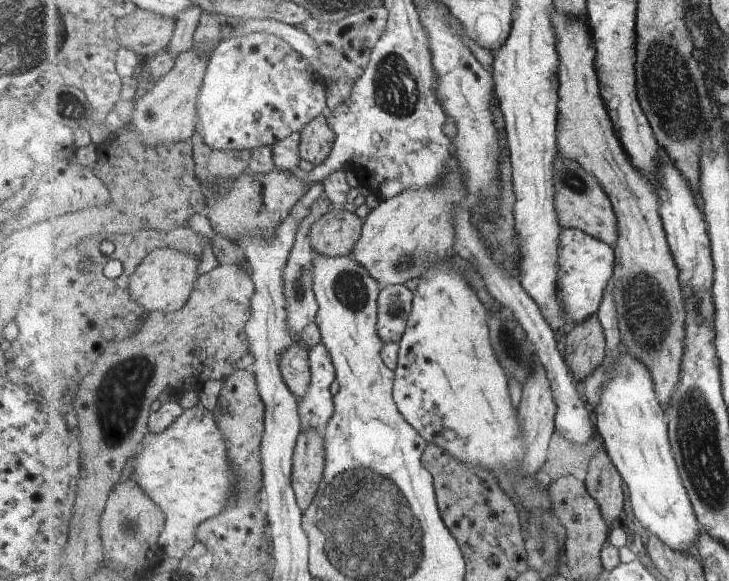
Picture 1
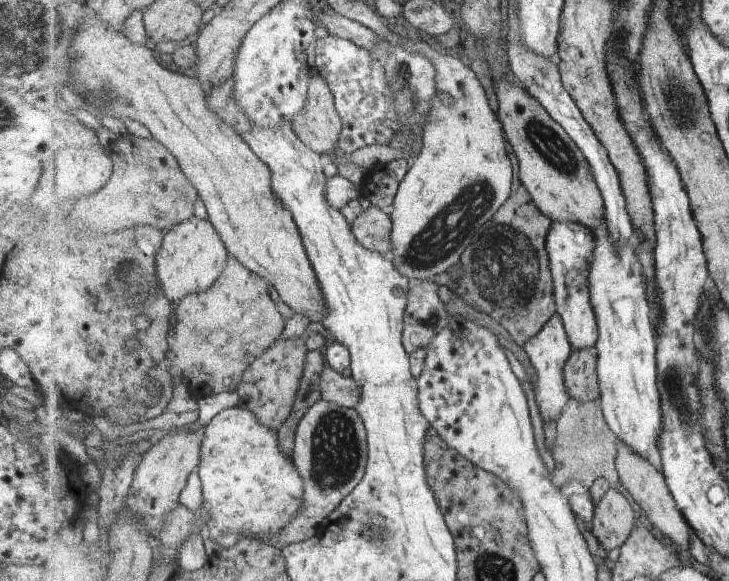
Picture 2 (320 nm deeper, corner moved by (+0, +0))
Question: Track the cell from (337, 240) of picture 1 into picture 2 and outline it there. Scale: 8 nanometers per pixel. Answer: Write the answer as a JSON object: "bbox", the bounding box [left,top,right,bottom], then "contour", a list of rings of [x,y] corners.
{"bbox":[352,204,392,255],"contour":[[[371,204],[352,224],[358,241],[367,248],[390,255],[392,252],[392,220],[390,210]]]}

